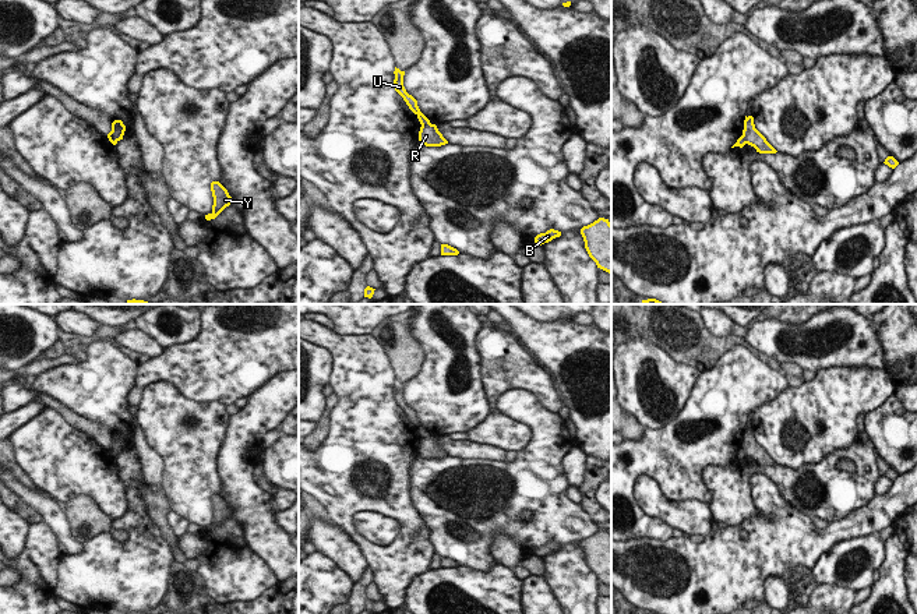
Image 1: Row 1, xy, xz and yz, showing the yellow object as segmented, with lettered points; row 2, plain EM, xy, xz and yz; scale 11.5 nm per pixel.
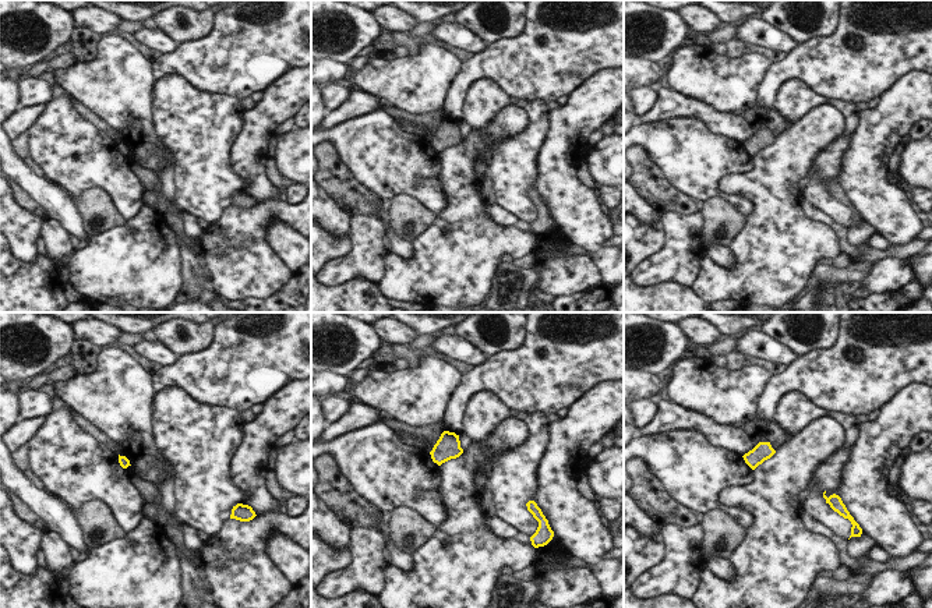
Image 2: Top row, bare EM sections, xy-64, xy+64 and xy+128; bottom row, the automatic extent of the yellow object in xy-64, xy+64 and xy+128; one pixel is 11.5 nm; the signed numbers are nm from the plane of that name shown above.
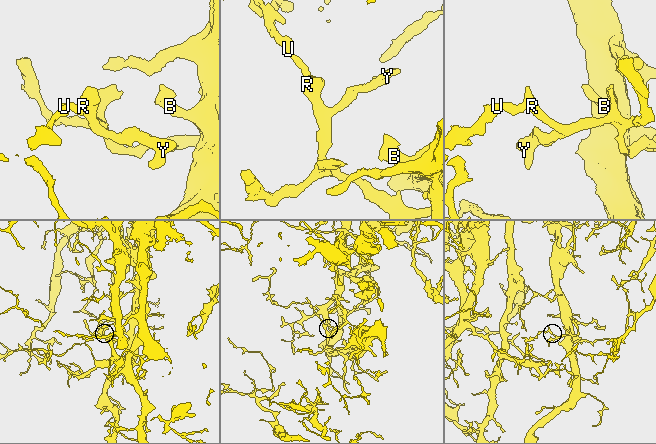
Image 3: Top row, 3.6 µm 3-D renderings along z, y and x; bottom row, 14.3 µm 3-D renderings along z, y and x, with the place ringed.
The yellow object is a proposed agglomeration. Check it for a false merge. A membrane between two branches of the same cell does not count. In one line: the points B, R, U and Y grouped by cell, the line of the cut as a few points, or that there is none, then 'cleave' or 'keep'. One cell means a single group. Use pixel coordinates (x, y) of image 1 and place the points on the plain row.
B R Y / U | xz (430, 436), (422, 438) | cleave

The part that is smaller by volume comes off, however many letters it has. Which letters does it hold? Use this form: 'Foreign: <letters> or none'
Foreign: U

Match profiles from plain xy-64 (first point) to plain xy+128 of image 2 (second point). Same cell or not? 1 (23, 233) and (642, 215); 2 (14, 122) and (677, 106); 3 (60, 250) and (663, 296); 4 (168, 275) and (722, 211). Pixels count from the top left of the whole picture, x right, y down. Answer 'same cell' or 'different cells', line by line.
1: same cell
2: same cell
3: different cells
4: different cells

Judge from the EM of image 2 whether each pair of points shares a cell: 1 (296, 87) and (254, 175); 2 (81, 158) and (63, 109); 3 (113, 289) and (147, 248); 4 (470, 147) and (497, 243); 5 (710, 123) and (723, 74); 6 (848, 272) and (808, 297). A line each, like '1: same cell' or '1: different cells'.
1: same cell
2: same cell
3: same cell
4: same cell
5: different cells
6: same cell

